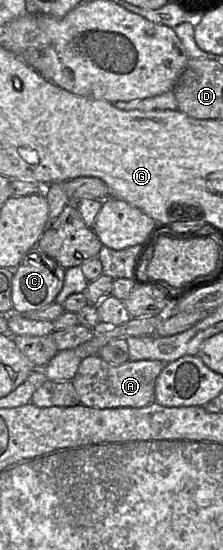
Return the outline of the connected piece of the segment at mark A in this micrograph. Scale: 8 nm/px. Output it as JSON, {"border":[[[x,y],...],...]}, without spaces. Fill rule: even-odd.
{"border":[[[99,355],[81,360],[72,384],[78,394],[80,404],[99,408],[132,407],[141,408],[155,402],[156,379],[165,364],[159,360],[127,361],[118,366],[104,361]]]}

